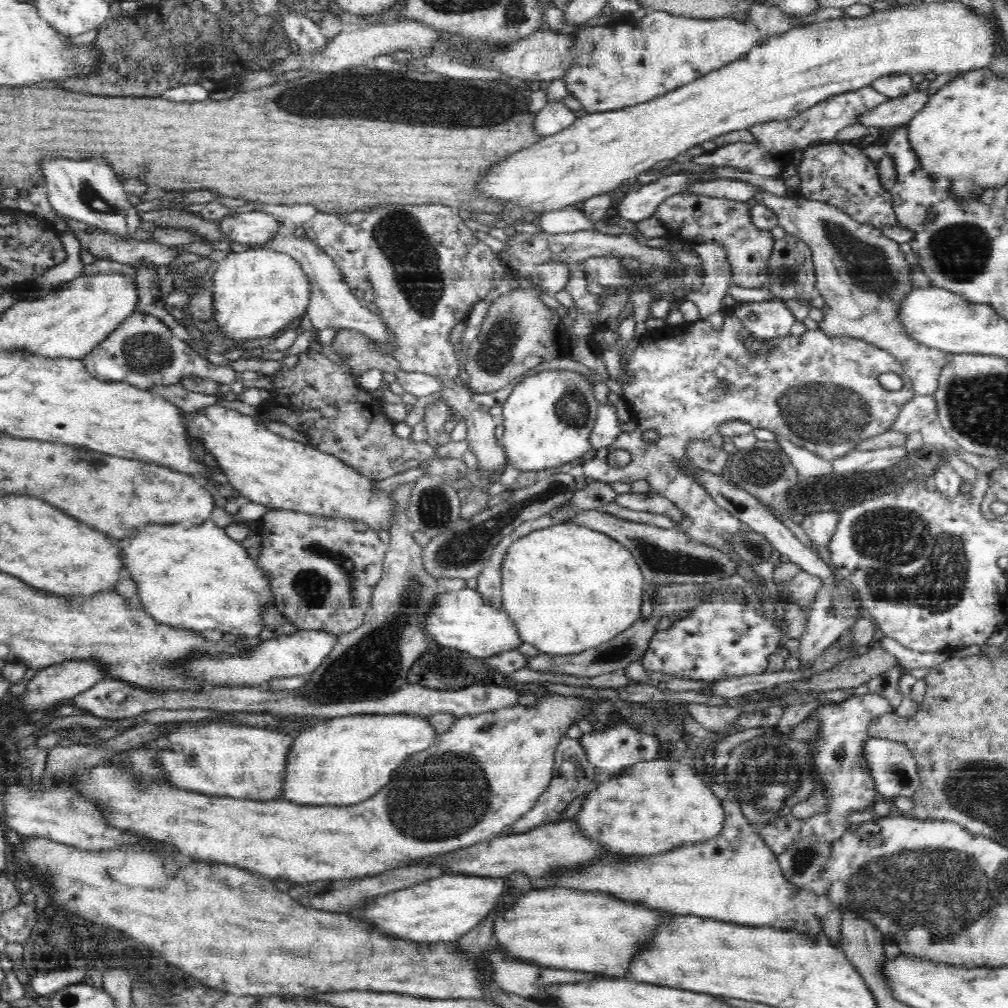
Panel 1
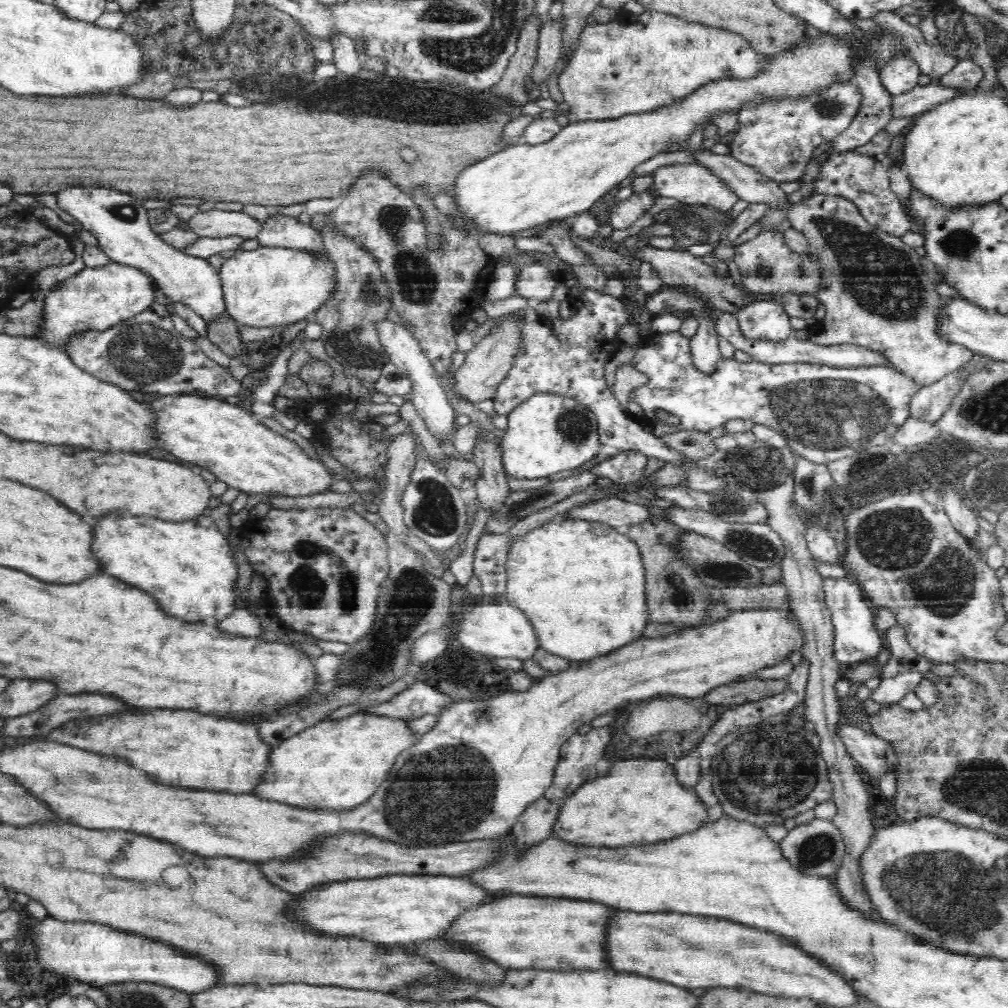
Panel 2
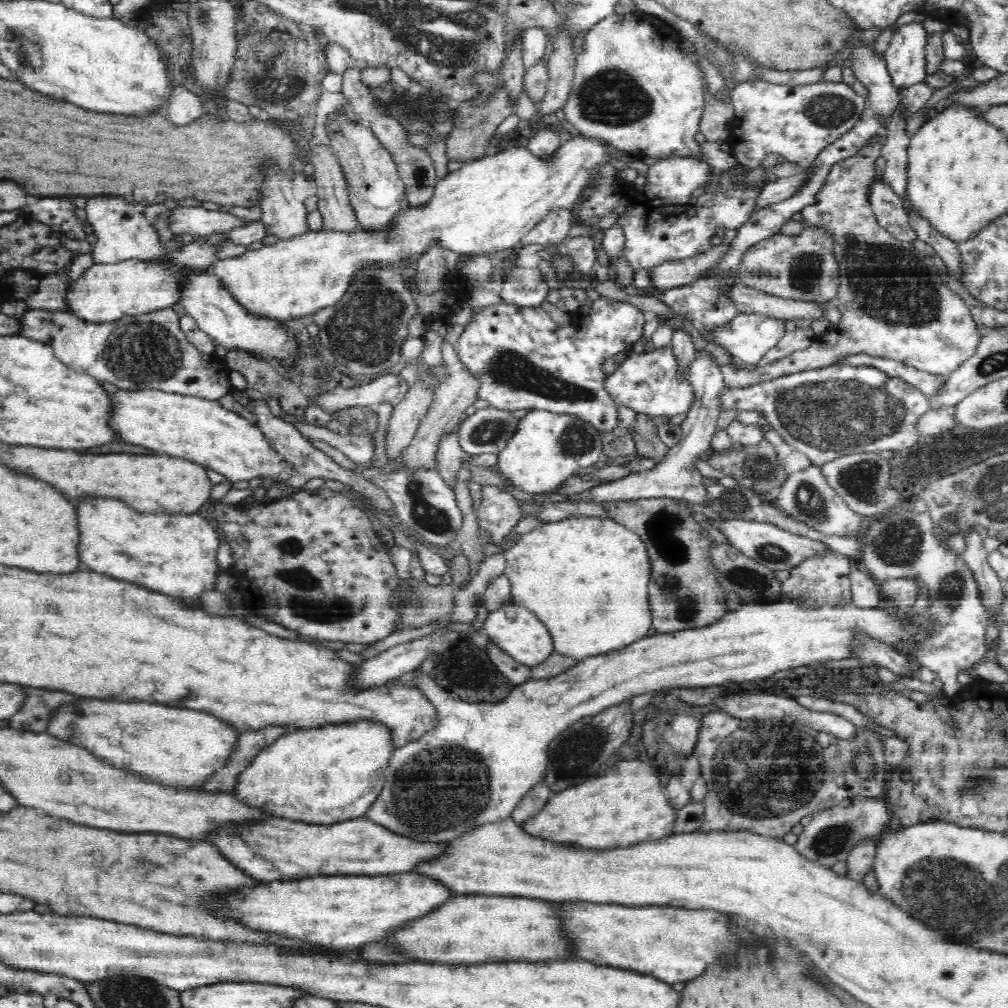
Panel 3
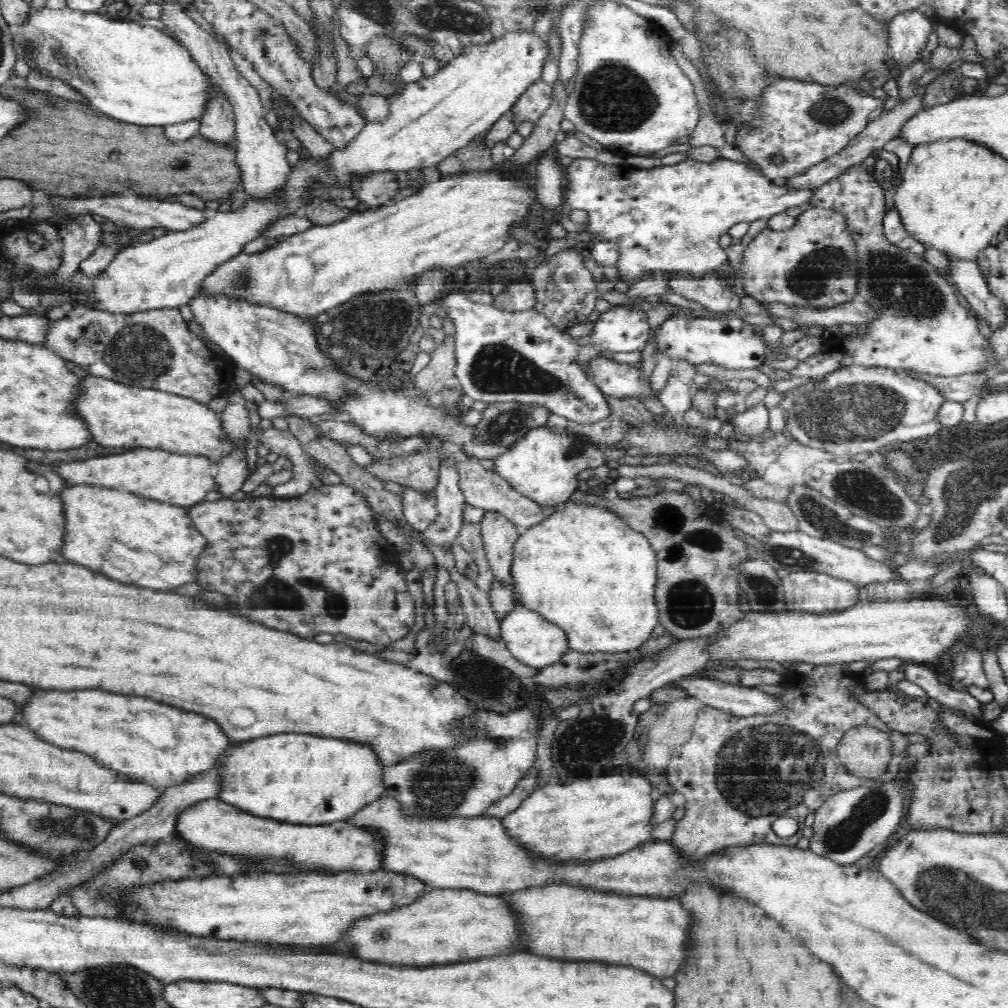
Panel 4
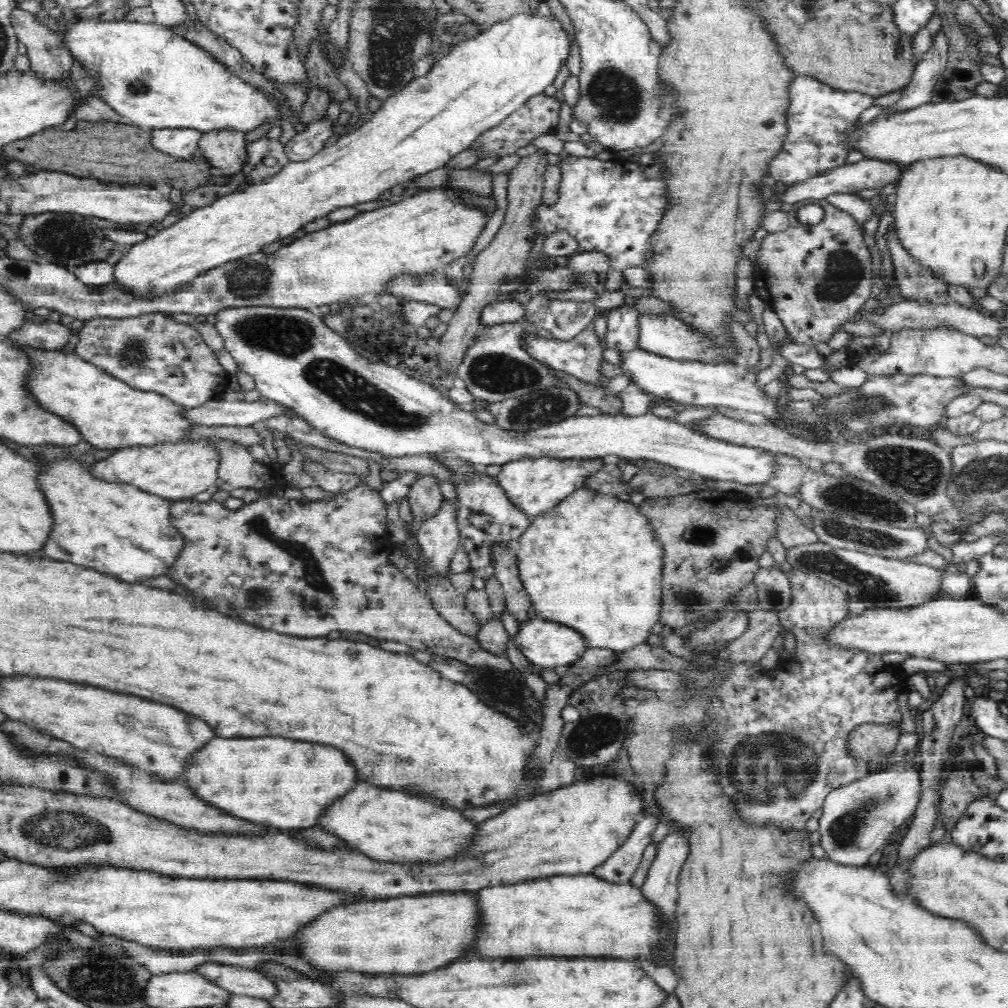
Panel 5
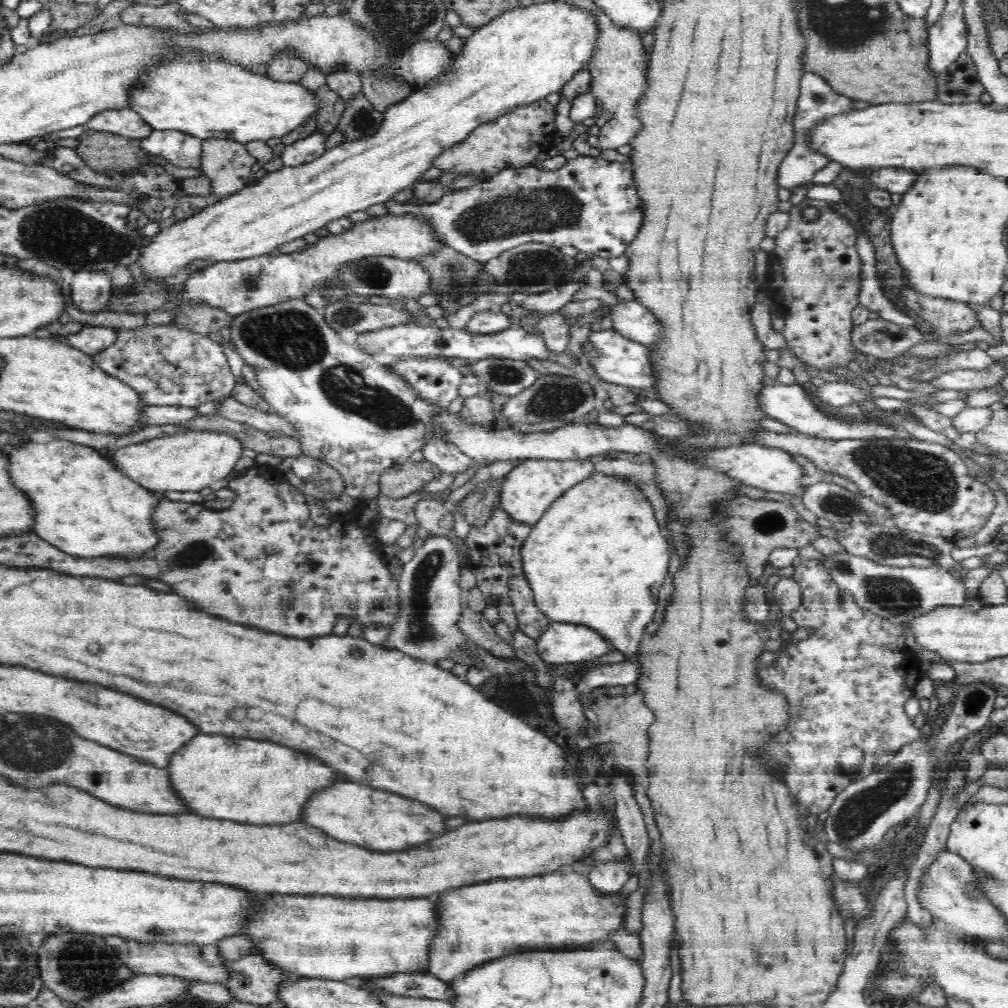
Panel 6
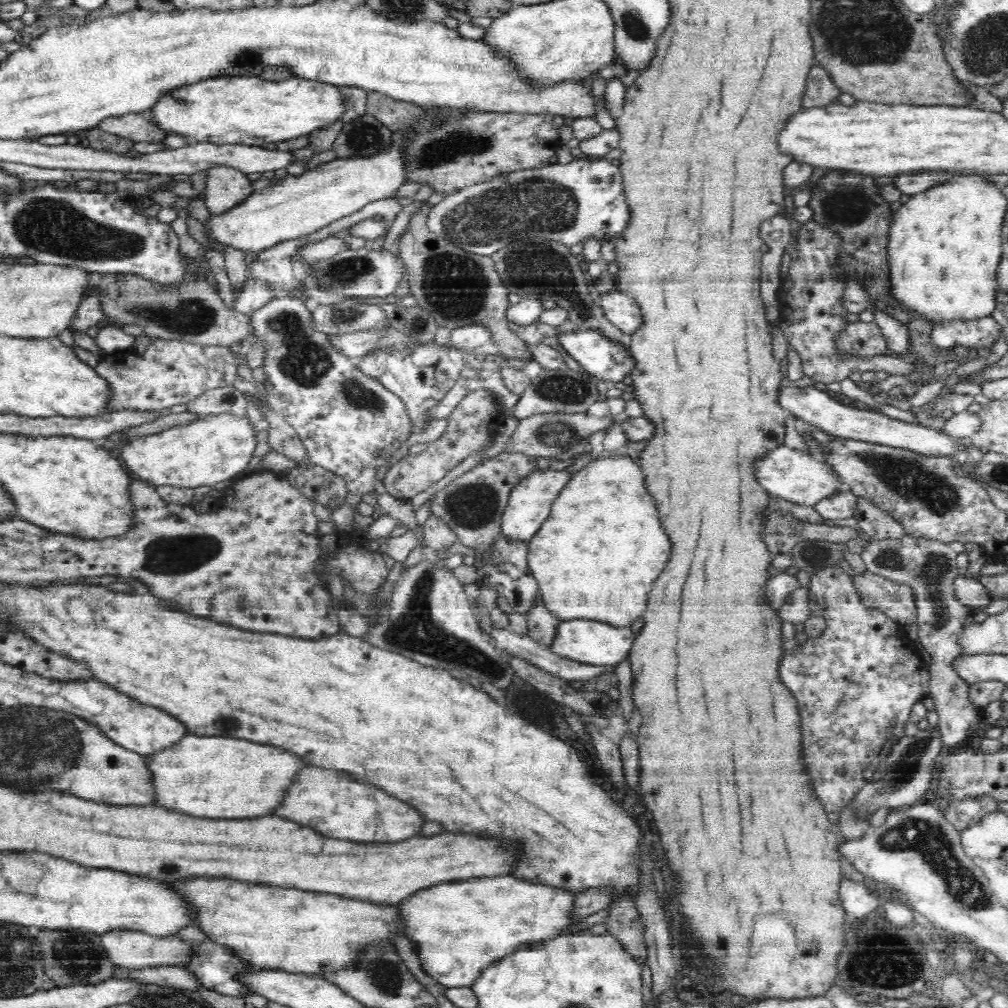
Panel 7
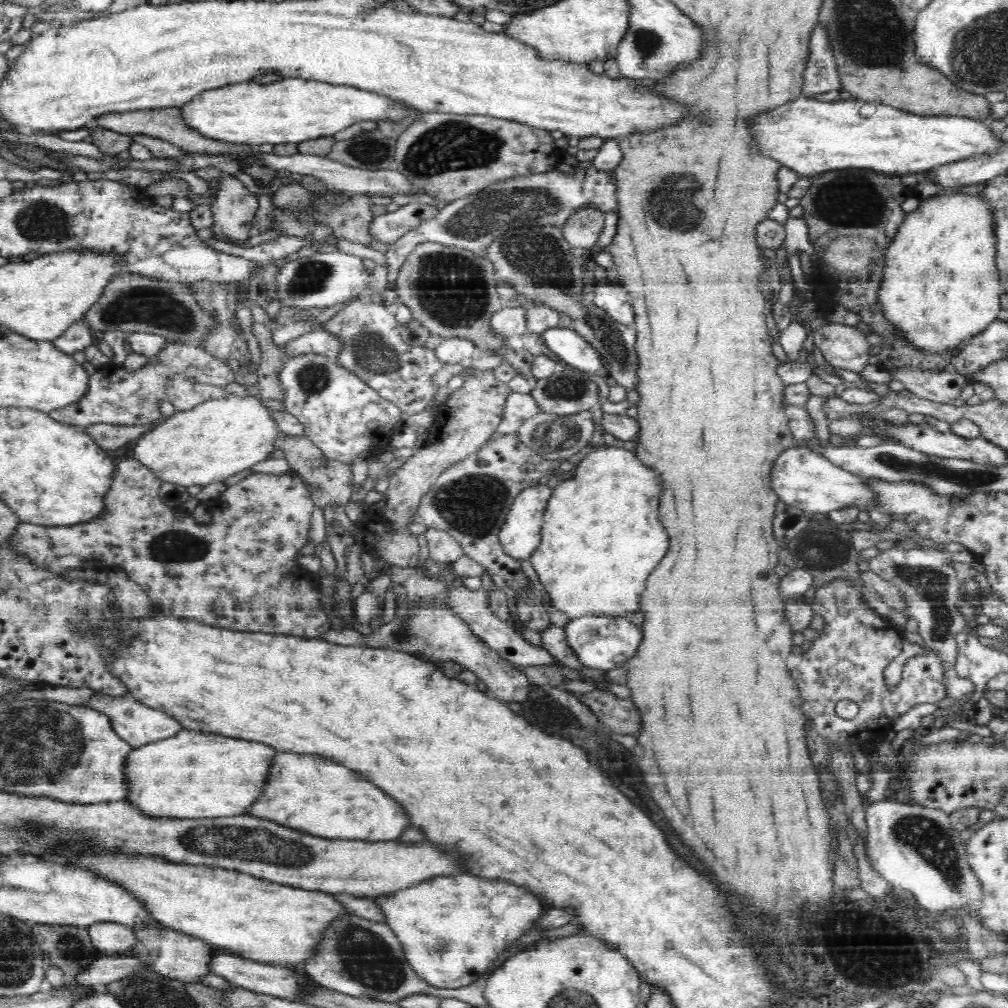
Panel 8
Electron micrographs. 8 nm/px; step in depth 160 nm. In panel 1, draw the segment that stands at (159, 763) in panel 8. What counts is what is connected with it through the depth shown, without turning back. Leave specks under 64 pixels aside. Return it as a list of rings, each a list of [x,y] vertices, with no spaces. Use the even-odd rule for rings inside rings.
[[[361,714],[318,721],[291,742],[279,798],[320,806],[362,802],[386,786],[398,764],[430,748],[435,734],[427,717],[414,714]]]

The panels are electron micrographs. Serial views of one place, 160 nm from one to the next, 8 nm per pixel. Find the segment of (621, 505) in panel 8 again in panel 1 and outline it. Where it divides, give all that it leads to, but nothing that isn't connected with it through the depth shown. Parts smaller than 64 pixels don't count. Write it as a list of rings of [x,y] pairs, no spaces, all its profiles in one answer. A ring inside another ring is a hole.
[[[564,522],[541,528],[514,541],[501,564],[503,609],[517,624],[521,640],[548,655],[578,655],[609,643],[641,619],[644,575],[632,553],[607,534]]]

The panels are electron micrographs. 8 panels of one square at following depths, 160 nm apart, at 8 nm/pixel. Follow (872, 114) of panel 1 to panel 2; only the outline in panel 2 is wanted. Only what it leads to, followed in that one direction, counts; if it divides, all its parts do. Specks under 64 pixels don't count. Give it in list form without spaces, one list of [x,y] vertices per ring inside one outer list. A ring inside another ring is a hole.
[[[941,84],[918,85],[910,92],[892,95],[892,118],[904,118],[904,116],[914,117],[915,115],[930,111],[935,106],[950,100],[958,93],[973,91],[964,88],[946,88]]]

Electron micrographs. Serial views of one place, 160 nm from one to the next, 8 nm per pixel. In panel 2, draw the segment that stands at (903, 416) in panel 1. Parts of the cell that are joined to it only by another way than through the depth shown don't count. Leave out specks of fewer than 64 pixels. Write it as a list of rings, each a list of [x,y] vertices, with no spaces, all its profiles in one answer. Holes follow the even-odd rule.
[[[974,354],[966,364],[962,364],[958,370],[954,373],[947,374],[944,376],[944,378],[941,378],[938,380],[938,382],[934,382],[934,384],[930,384],[930,386],[924,386],[920,389],[918,389],[918,392],[916,396],[914,396],[912,402],[909,404],[909,415],[912,419],[920,419],[922,421],[934,423],[940,420],[942,418],[944,412],[946,412],[946,409],[949,407],[950,401],[952,400],[952,397],[959,391],[959,388],[961,387],[961,384],[963,383],[963,380],[976,369],[981,369],[984,365],[987,365],[990,361],[996,361],[991,360],[989,356],[984,356],[983,354]]]

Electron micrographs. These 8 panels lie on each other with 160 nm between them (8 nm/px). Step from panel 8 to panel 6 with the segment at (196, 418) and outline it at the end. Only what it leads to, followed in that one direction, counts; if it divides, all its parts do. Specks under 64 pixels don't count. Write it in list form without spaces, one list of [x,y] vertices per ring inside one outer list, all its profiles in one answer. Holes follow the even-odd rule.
[[[199,429],[188,432],[171,433],[170,435],[148,439],[144,442],[120,447],[111,455],[114,464],[122,473],[130,477],[134,482],[161,495],[164,492],[199,492],[202,488],[209,487],[215,480],[226,478],[236,466],[236,461],[243,456],[244,445],[240,439],[232,433],[218,432],[217,430]]]

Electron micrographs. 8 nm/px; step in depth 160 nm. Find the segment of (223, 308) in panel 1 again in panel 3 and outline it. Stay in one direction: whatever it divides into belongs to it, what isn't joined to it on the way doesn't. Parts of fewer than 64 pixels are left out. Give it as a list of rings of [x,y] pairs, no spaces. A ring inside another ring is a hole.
[[[572,136],[570,140],[564,141],[564,144],[550,156],[550,158],[539,158],[532,154],[525,146],[509,147],[494,156],[487,156],[480,160],[472,160],[466,163],[459,170],[456,170],[442,180],[436,182],[434,193],[431,195],[431,200],[422,206],[408,206],[406,210],[399,210],[396,216],[392,218],[392,224],[388,224],[386,228],[366,230],[358,228],[358,230],[344,231],[344,230],[318,230],[299,233],[298,236],[291,237],[290,240],[279,240],[272,245],[264,245],[259,250],[246,251],[240,256],[232,258],[221,258],[216,260],[212,267],[209,268],[210,274],[220,281],[224,288],[230,291],[230,294],[238,301],[238,304],[244,305],[250,313],[264,313],[265,316],[277,317],[278,320],[288,320],[304,315],[313,315],[314,312],[320,311],[321,308],[329,307],[338,300],[342,299],[349,288],[353,286],[354,279],[360,275],[364,270],[370,268],[398,268],[403,264],[408,264],[408,260],[417,260],[426,254],[430,248],[434,246],[441,246],[448,251],[454,251],[454,254],[490,254],[490,252],[498,252],[498,250],[506,250],[517,246],[519,240],[528,231],[534,229],[549,213],[557,211],[558,209],[566,209],[573,211],[574,206],[578,204],[579,197],[582,196],[583,189],[590,184],[592,178],[599,176],[599,167],[609,164],[610,154],[608,151],[610,145],[602,144],[598,140],[587,139],[586,136]]]

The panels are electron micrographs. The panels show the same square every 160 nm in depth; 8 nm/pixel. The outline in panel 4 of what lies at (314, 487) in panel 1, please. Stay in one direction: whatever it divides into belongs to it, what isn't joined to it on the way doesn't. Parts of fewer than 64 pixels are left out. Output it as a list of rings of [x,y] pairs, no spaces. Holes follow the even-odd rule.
[[[88,376],[82,382],[78,380],[78,414],[88,422],[94,442],[102,446],[128,446],[128,448],[162,449],[174,453],[200,453],[202,456],[213,458],[216,462],[238,447],[232,437],[226,435],[220,415],[210,409],[207,403],[199,403],[194,399],[173,395],[151,388],[131,387],[110,380],[108,377],[94,378]]]

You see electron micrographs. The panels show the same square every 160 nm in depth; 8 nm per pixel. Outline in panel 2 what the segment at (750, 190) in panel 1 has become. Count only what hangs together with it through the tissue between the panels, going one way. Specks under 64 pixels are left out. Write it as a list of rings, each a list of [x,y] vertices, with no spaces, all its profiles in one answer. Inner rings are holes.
[[[696,163],[664,166],[664,168],[658,168],[652,177],[654,177],[654,189],[662,188],[661,196],[676,198],[685,205],[710,205],[718,211],[727,212],[739,200],[738,195],[735,195],[718,176],[712,174],[710,170],[706,170],[704,166],[696,166]]]

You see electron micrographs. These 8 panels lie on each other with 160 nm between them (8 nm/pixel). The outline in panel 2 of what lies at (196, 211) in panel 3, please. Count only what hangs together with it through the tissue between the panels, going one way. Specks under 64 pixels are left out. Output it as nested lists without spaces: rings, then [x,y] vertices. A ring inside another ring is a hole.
[[[213,209],[198,212],[188,221],[191,230],[199,237],[222,238],[223,236],[241,236],[245,240],[256,238],[263,224],[244,212],[222,212]]]

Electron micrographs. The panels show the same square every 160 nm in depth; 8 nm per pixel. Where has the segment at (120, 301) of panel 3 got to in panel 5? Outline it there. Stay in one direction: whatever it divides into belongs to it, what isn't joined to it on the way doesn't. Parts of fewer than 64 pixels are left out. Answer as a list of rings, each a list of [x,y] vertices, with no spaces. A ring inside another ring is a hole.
[[[516,13],[506,20],[498,21],[492,24],[490,28],[481,31],[477,36],[471,37],[469,40],[462,41],[451,47],[448,54],[438,58],[430,67],[430,70],[420,77],[414,77],[400,92],[391,94],[385,101],[382,101],[381,107],[373,112],[373,115],[364,124],[353,132],[349,132],[338,139],[338,142],[330,148],[324,147],[318,154],[312,156],[310,160],[302,162],[290,162],[282,168],[275,176],[268,177],[266,181],[260,182],[258,185],[250,185],[243,191],[236,190],[232,193],[218,198],[213,204],[203,208],[194,209],[190,214],[186,215],[182,220],[175,222],[169,227],[159,228],[157,231],[151,231],[148,238],[131,245],[129,254],[123,256],[114,266],[114,283],[127,286],[127,288],[136,293],[136,295],[161,295],[162,293],[172,293],[183,288],[183,285],[188,285],[195,277],[202,275],[203,272],[211,268],[220,266],[230,261],[241,259],[242,257],[256,254],[261,251],[264,244],[280,241],[296,231],[304,228],[304,224],[314,222],[318,218],[326,218],[328,212],[336,210],[336,208],[348,208],[354,204],[362,204],[368,200],[374,200],[378,194],[382,194],[384,190],[402,184],[406,180],[412,180],[414,176],[420,177],[420,174],[426,175],[428,172],[440,169],[446,165],[449,160],[452,160],[457,154],[470,147],[480,136],[482,132],[486,132],[489,128],[498,126],[507,116],[516,112],[524,103],[532,99],[533,96],[540,95],[544,92],[544,88],[554,82],[558,68],[562,66],[562,62],[568,58],[568,34],[562,30],[560,22],[556,20],[548,20],[548,18],[540,18],[534,16],[534,13]]]

